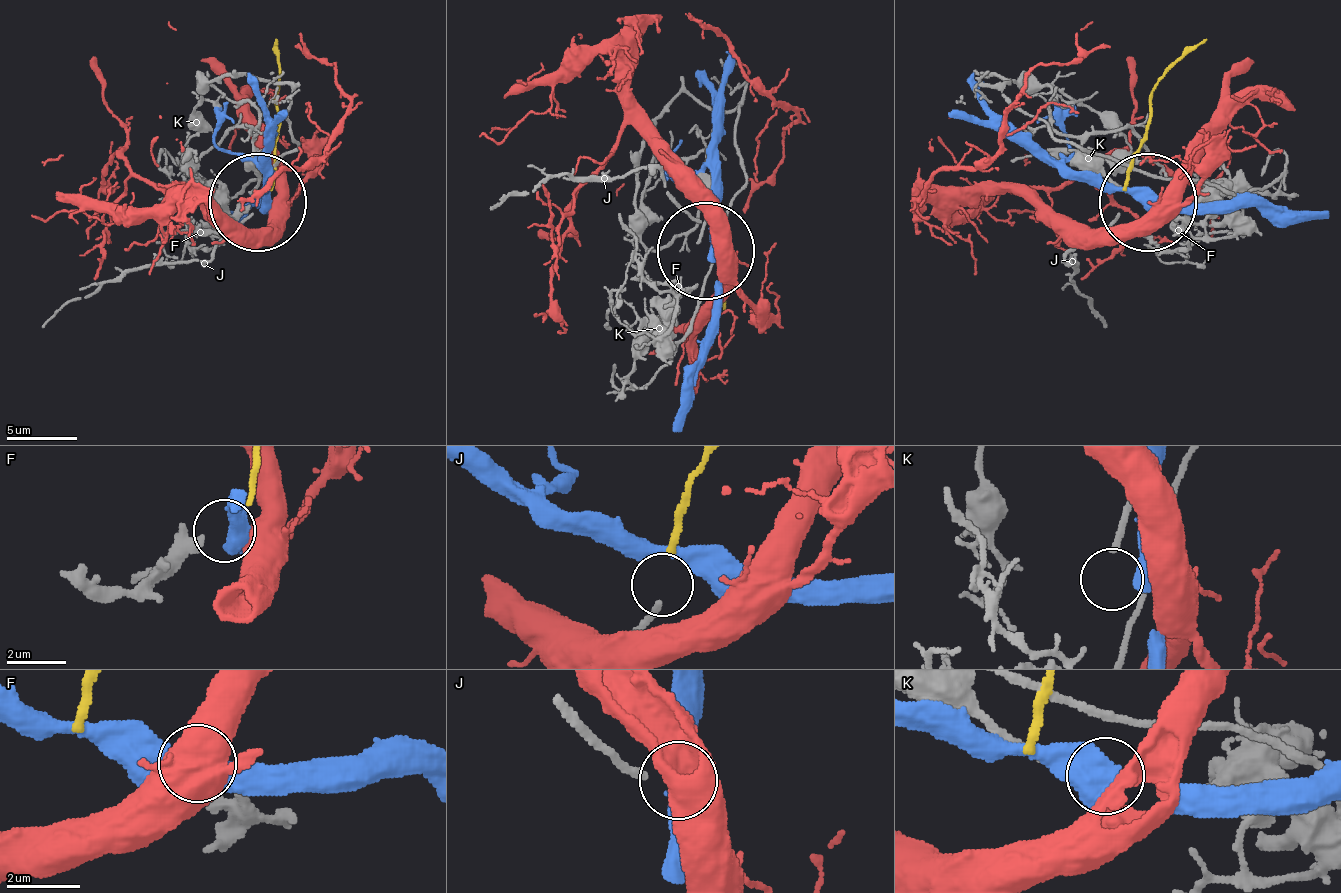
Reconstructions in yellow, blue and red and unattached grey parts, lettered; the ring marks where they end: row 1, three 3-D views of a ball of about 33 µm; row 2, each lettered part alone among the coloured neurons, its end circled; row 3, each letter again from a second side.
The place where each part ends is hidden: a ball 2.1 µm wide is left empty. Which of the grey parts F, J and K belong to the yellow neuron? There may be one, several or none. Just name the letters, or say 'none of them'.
J

